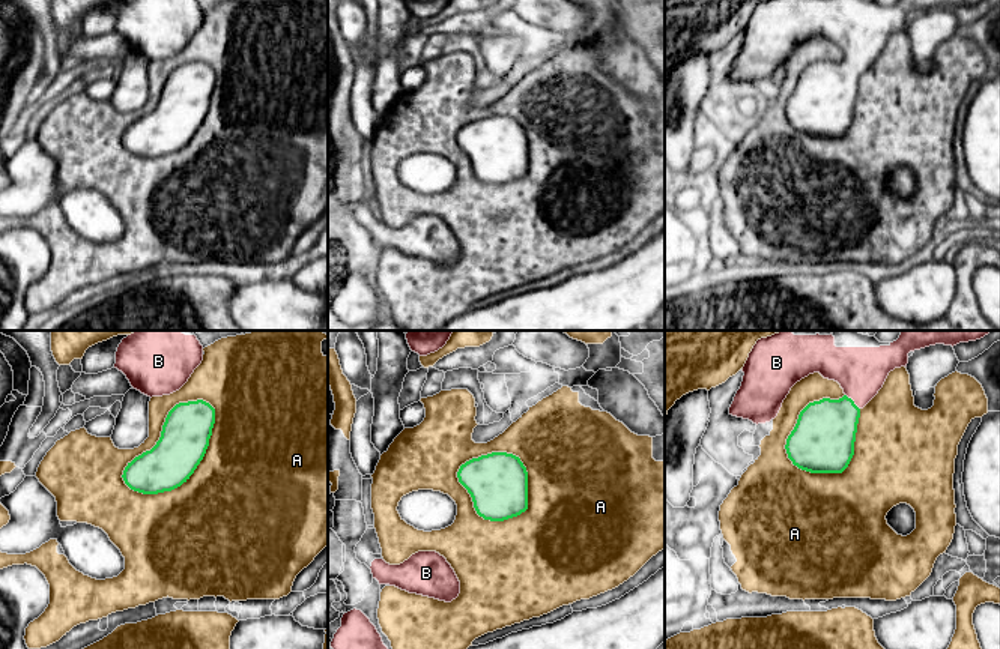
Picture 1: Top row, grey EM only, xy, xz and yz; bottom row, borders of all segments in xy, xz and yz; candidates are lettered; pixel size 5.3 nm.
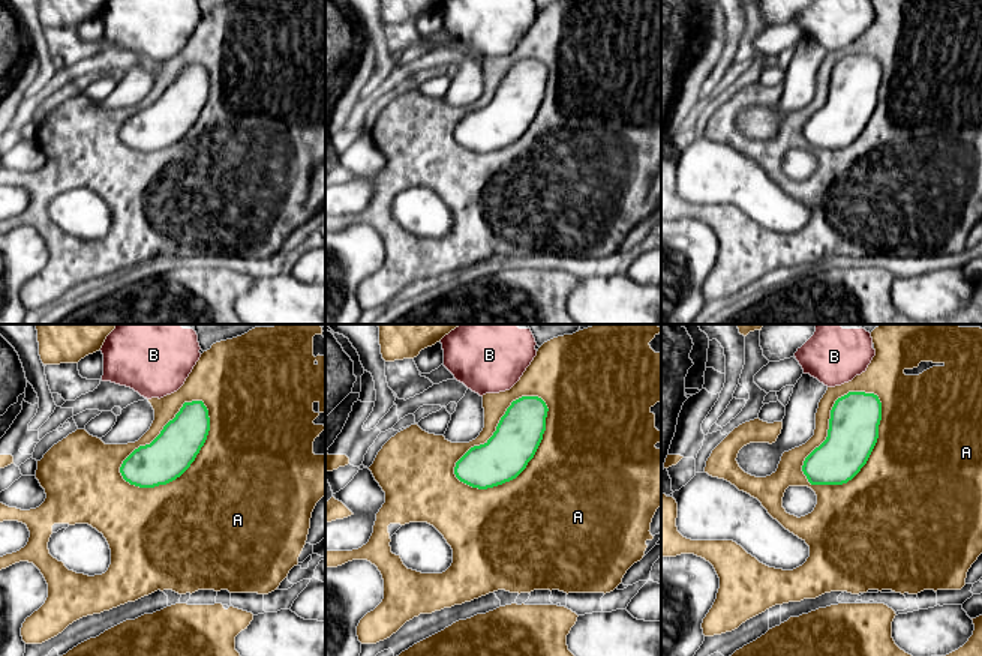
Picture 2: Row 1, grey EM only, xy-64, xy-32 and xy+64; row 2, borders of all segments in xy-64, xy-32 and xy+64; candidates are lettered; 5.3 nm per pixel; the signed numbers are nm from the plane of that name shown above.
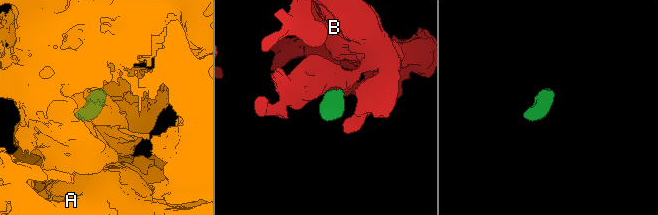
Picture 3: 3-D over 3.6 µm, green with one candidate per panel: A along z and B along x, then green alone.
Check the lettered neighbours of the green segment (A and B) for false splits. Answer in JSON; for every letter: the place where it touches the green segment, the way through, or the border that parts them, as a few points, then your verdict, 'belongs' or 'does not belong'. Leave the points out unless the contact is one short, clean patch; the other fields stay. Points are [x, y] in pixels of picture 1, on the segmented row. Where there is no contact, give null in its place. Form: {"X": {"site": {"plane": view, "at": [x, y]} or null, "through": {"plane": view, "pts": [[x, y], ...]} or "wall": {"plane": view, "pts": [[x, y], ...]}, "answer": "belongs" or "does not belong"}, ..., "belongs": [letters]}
{"A": {"site": {"plane": "xy", "at": [161, 434]}, "answer": "does not belong"}, "B": {"site": {"plane": "yz", "at": [853, 401]}, "through": {"plane": "yz", "pts": [[824, 434], [853, 401], [859, 391], [860, 371]]}, "answer": "belongs"}, "belongs": ["B"]}

